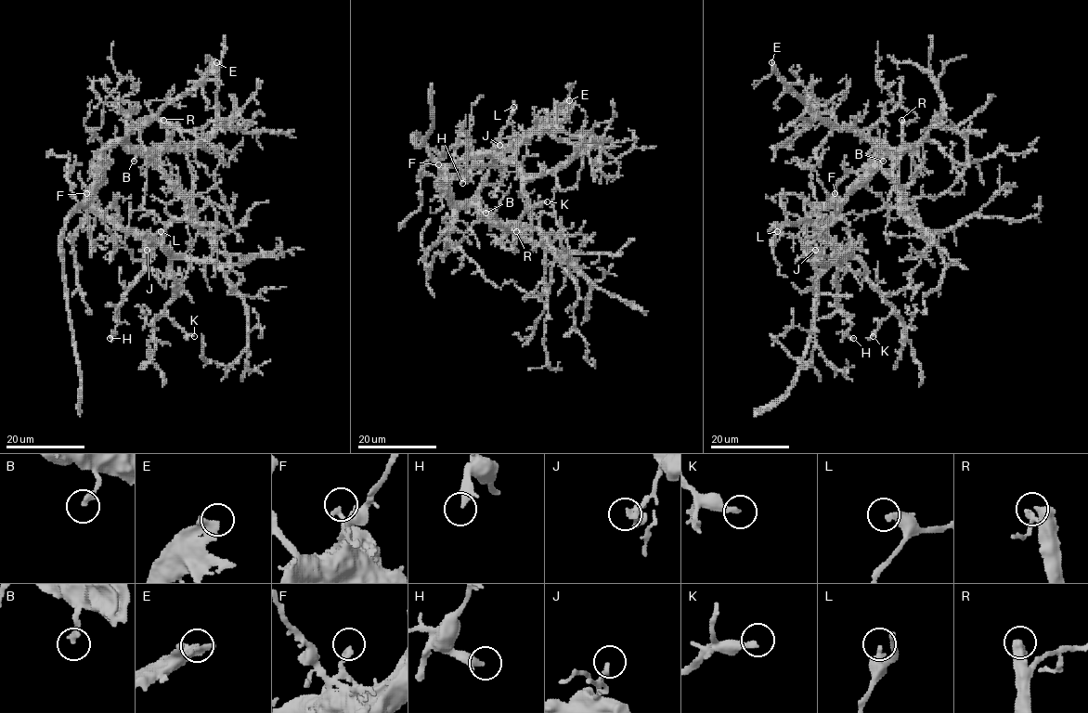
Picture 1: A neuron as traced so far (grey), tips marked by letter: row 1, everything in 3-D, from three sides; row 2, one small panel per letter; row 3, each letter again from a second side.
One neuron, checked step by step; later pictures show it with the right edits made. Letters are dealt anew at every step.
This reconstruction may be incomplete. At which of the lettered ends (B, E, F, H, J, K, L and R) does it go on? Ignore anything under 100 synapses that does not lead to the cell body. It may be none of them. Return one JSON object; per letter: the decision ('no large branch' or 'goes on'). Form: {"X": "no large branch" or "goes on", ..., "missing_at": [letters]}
{"B": "no large branch", "E": "goes on", "F": "no large branch", "H": "no large branch", "J": "no large branch", "K": "no large branch", "L": "no large branch", "R": "goes on", "missing_at": ["E", "R"]}

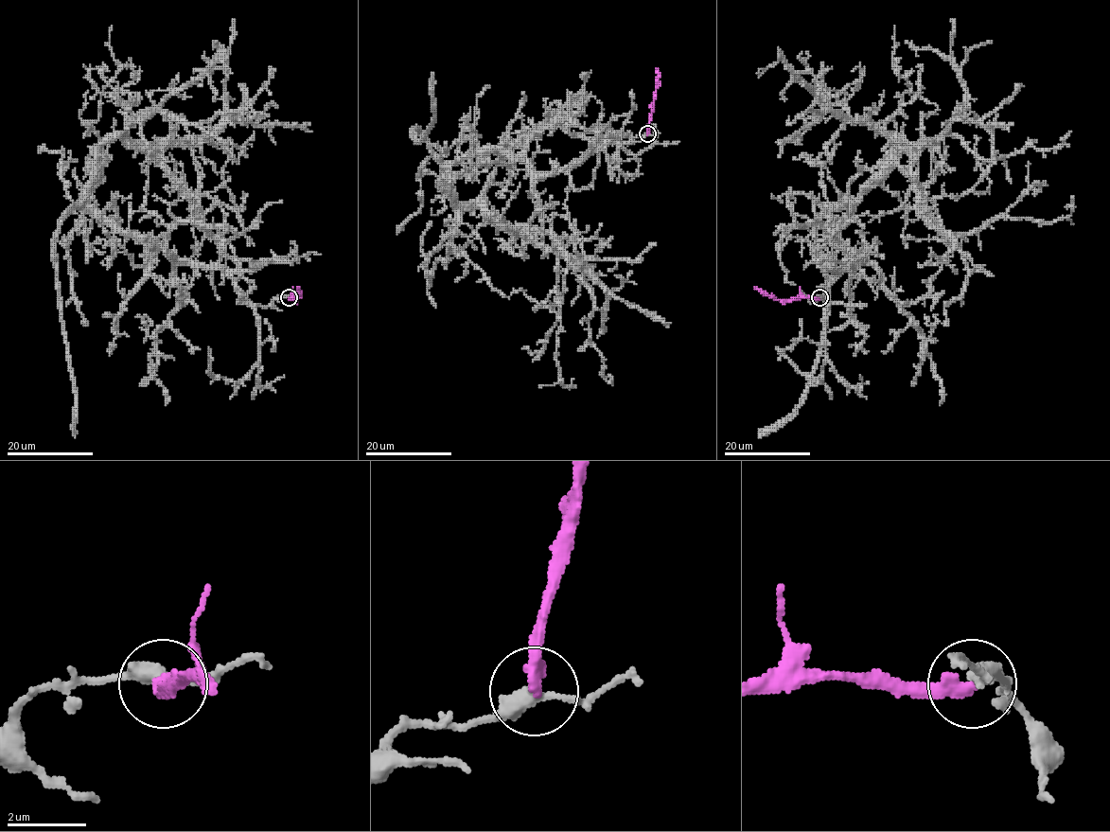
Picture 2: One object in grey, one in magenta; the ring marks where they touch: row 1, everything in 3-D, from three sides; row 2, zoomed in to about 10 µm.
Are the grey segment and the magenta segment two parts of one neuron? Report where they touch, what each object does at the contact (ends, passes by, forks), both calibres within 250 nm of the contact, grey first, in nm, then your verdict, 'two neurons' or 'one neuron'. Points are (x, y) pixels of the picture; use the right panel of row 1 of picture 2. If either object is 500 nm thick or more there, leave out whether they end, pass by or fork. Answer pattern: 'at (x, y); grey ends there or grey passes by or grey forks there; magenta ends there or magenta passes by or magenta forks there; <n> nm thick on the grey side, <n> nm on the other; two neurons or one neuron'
at (819, 297); grey passes by; magenta ends there; 360 nm thick on the grey side, 360 nm on the other; two neurons

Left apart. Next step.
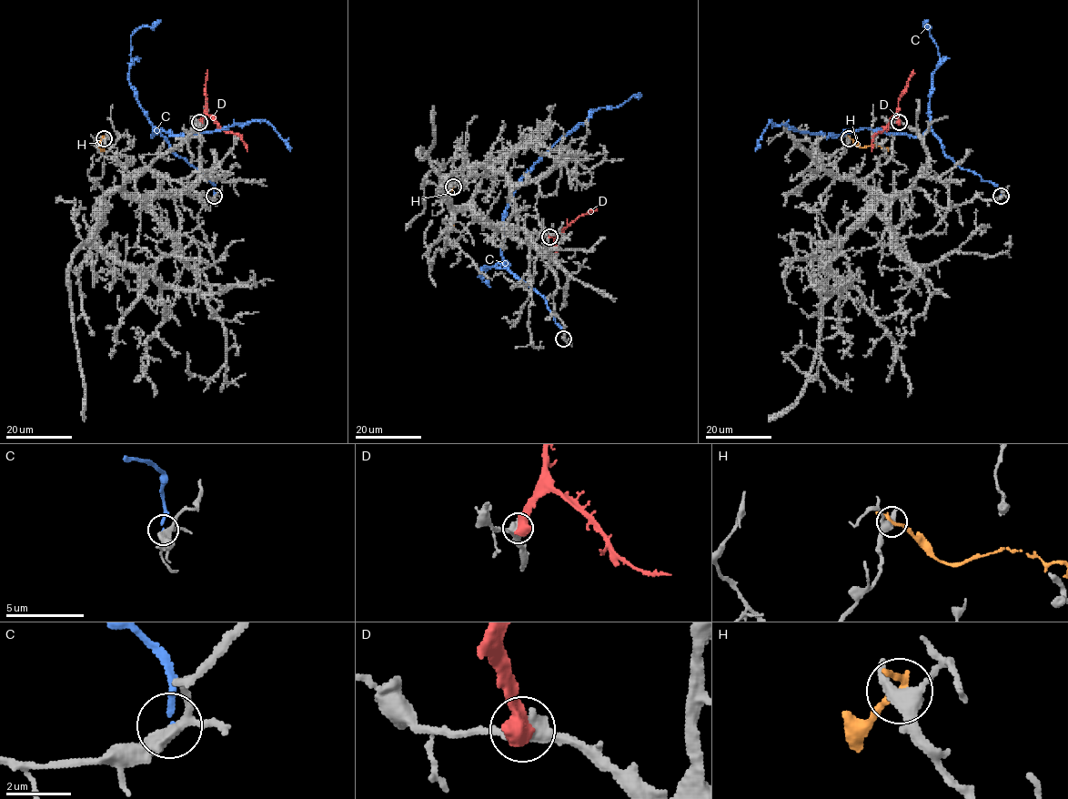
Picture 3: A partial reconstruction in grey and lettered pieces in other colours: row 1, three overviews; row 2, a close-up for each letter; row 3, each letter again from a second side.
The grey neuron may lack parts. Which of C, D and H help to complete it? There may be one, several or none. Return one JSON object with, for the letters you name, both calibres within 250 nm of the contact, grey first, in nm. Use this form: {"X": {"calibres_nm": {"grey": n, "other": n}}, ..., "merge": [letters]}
{"merge": []}

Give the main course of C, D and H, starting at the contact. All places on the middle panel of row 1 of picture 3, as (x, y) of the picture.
C: (564, 338), (546, 299), (508, 268), (503, 211), (560, 138), (592, 112), (639, 93)
D: (549, 237), (589, 210), (596, 209)
H: (453, 187), (449, 193), (453, 225)

